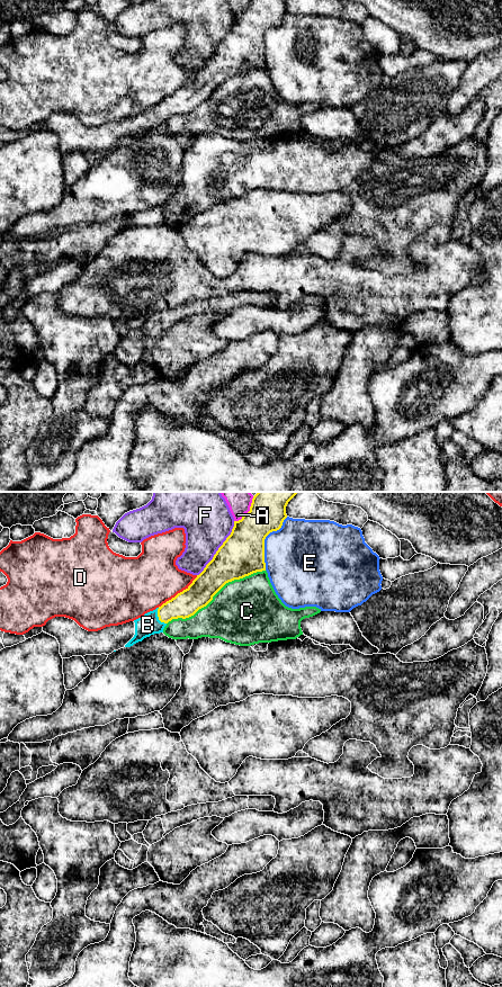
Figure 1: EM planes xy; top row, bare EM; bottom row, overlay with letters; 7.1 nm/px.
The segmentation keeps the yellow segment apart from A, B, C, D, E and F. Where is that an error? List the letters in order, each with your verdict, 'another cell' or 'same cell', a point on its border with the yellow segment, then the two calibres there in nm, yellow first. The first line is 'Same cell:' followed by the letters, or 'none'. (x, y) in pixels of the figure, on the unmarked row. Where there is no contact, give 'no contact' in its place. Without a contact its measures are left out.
Same cell: B
A: another cell | xy (244, 10) | 300/100 nm
B: same cell | xy (158, 111) | 190/150 nm
C: another cell | xy (215, 89) | 240/480 nm
D: another cell | xy (178, 89) | 190/380 nm
E: another cell | xy (263, 37) | 320/440 nm
F: another cell | xy (218, 44) | 320/320 nm

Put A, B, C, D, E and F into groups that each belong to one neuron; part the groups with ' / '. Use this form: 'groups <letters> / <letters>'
groups A / B / C / D / E / F

